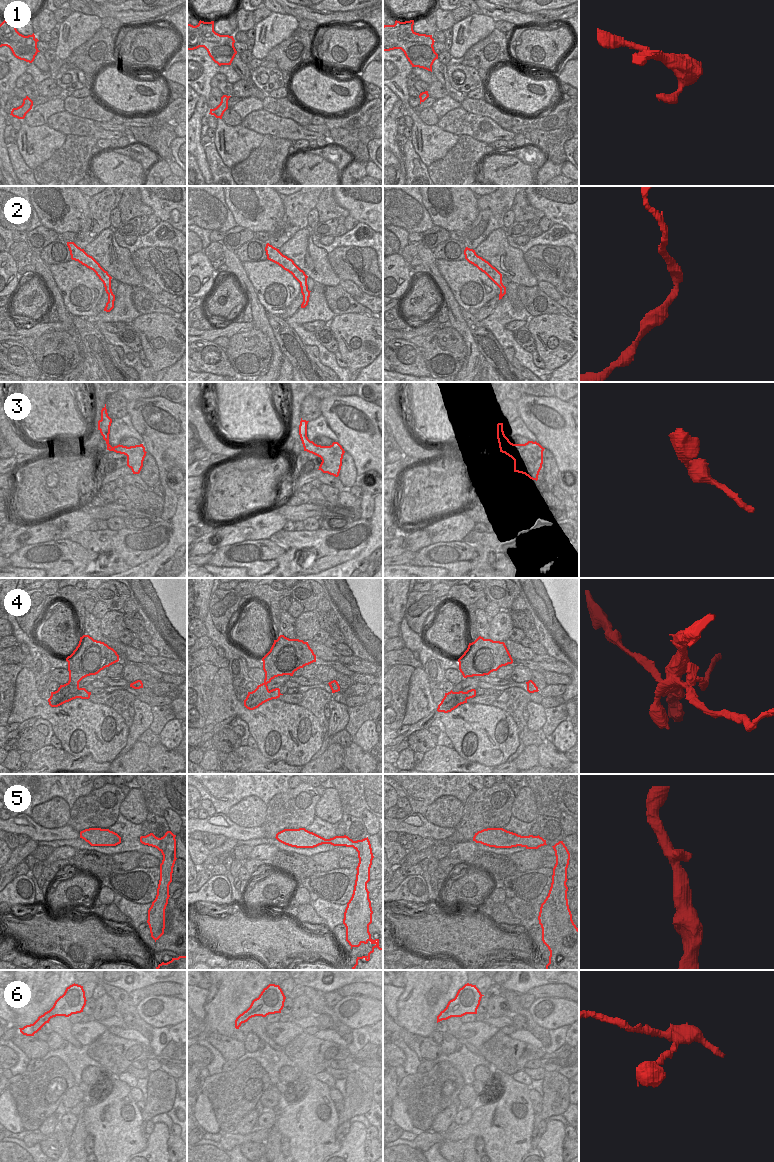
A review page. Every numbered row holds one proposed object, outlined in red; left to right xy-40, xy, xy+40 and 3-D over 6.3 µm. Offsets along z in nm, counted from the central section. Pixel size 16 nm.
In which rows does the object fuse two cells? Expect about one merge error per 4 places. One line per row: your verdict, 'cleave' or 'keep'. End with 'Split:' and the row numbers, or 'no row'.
1: keep
2: keep
3: keep
4: cleave
5: keep
6: keep
Split: 4

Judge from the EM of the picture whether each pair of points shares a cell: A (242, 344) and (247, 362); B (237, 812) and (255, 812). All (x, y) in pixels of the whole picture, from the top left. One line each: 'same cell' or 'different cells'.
A: same cell
B: same cell

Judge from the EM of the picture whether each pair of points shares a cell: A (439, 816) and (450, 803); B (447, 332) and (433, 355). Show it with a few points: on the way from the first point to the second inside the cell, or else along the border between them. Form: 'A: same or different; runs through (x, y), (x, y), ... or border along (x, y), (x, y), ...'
A: same; runs through (442, 813), (449, 806)
B: same; runs through (447, 338), (447, 341), (439, 349)

